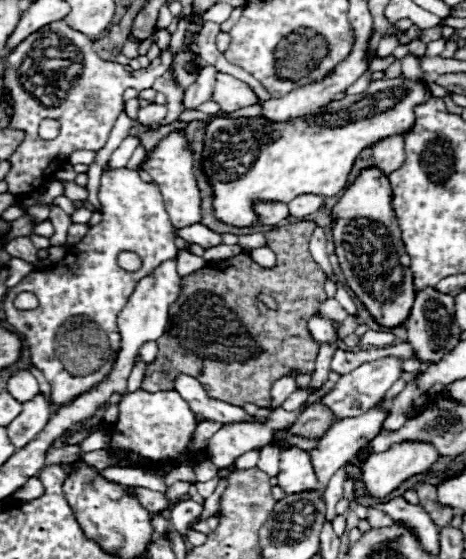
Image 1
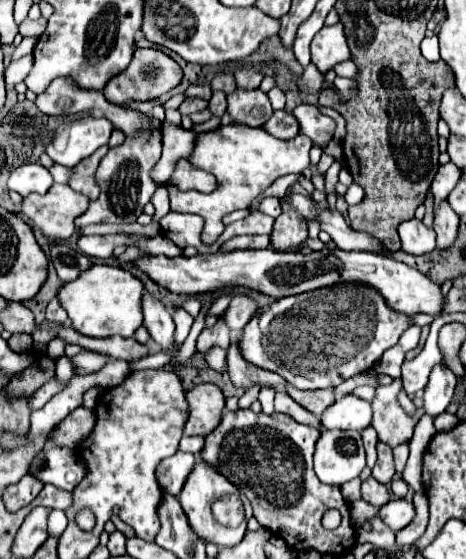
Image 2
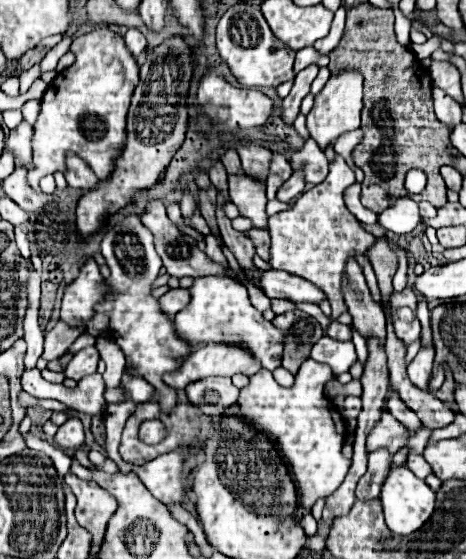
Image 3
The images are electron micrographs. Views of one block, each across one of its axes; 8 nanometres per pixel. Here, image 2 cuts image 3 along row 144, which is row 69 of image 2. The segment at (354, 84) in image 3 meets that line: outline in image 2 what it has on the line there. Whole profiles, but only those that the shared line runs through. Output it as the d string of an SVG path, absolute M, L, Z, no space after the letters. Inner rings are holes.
M324 26L312 40L312 62L324 74L334 68L338 62L350 58L350 48L346 44L344 26Z

